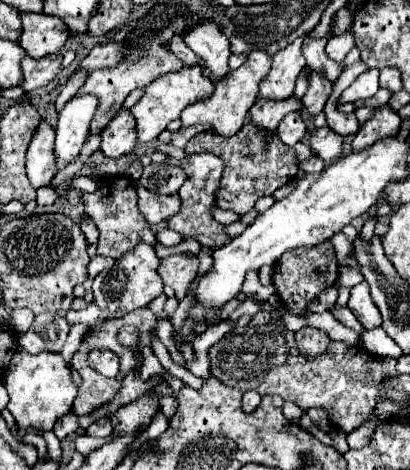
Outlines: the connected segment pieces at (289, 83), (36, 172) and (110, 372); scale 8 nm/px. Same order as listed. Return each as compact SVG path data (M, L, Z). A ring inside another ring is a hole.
M303 38L295 40L287 48L273 54L273 68L267 78L259 84L259 96L267 100L287 100L293 96L299 70L305 66L301 54Z
M41 118L39 128L27 150L27 176L33 188L49 186L51 178L57 172L53 156L53 140L55 140L55 128L45 118Z
M93 348L91 354L87 354L87 364L107 378L115 378L119 372L119 356L107 348Z

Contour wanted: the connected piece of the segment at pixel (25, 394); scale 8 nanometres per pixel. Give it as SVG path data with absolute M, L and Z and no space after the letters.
M19 350L11 358L11 364L5 372L5 388L9 392L7 410L13 414L19 430L35 428L39 432L53 430L57 418L67 414L77 396L77 386L71 380L69 368L65 366L61 354L41 352L37 356Z

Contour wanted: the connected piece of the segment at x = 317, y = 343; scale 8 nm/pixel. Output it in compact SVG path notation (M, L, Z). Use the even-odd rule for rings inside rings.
M305 326L295 332L297 348L303 352L303 356L321 356L329 348L329 336L313 326Z

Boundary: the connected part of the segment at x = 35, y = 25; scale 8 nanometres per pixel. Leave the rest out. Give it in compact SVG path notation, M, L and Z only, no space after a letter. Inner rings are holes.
M21 12L21 22L23 34L19 38L19 44L33 58L57 54L69 38L67 26L57 16L47 16L45 12L41 14Z

